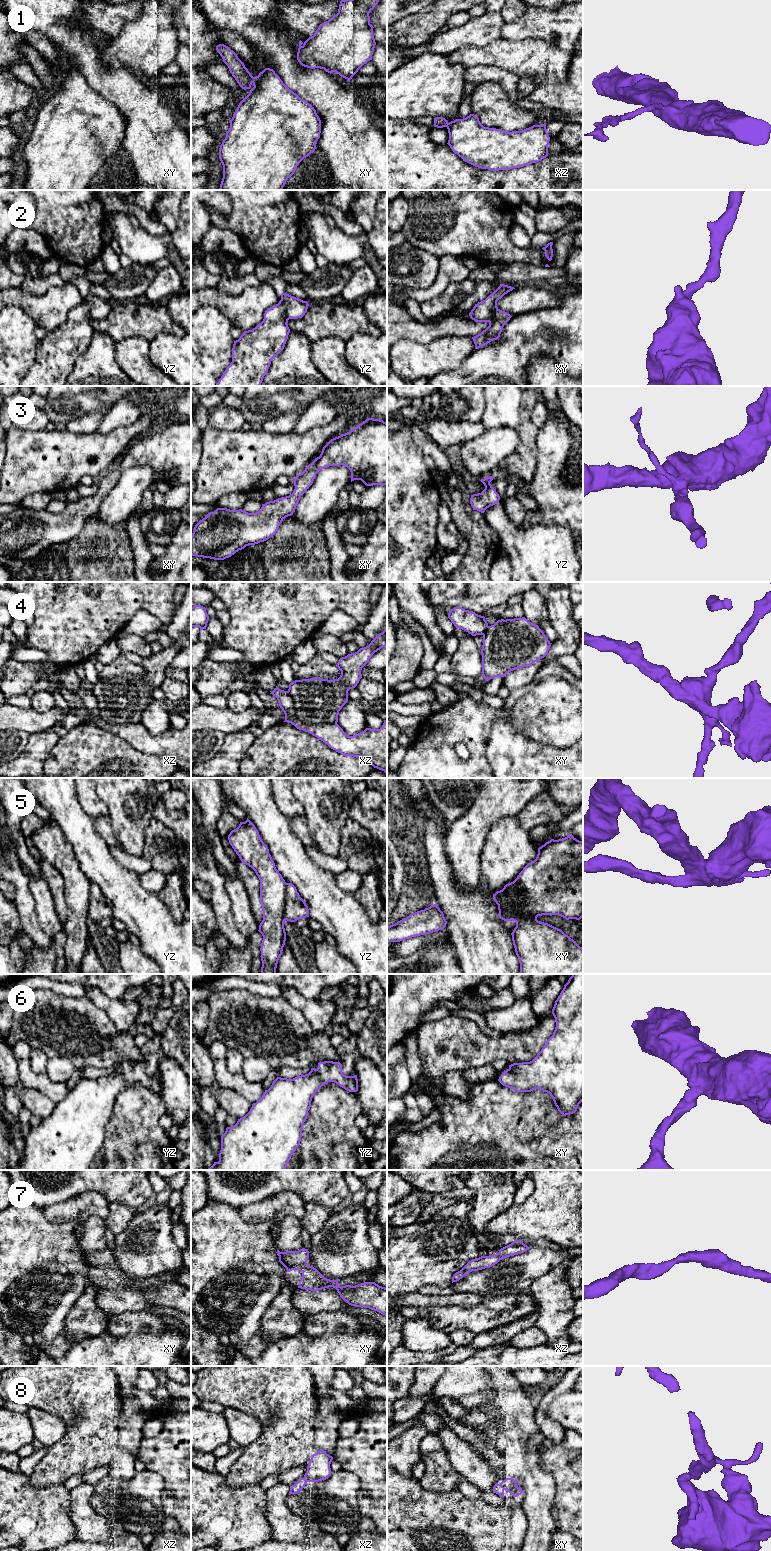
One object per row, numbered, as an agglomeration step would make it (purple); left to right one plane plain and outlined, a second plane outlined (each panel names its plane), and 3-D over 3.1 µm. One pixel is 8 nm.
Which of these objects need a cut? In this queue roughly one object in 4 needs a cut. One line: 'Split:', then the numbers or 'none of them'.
Split: 1, 4, 5

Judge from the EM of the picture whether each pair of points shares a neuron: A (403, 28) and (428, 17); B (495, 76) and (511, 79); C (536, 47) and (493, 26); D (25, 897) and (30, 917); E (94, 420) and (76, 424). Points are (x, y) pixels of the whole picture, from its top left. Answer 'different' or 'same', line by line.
A: same
B: same
C: different
D: same
E: same

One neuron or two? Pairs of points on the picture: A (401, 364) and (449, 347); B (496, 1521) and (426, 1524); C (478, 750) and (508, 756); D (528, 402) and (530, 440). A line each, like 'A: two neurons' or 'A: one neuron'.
A: one neuron
B: one neuron
C: two neurons
D: one neuron

